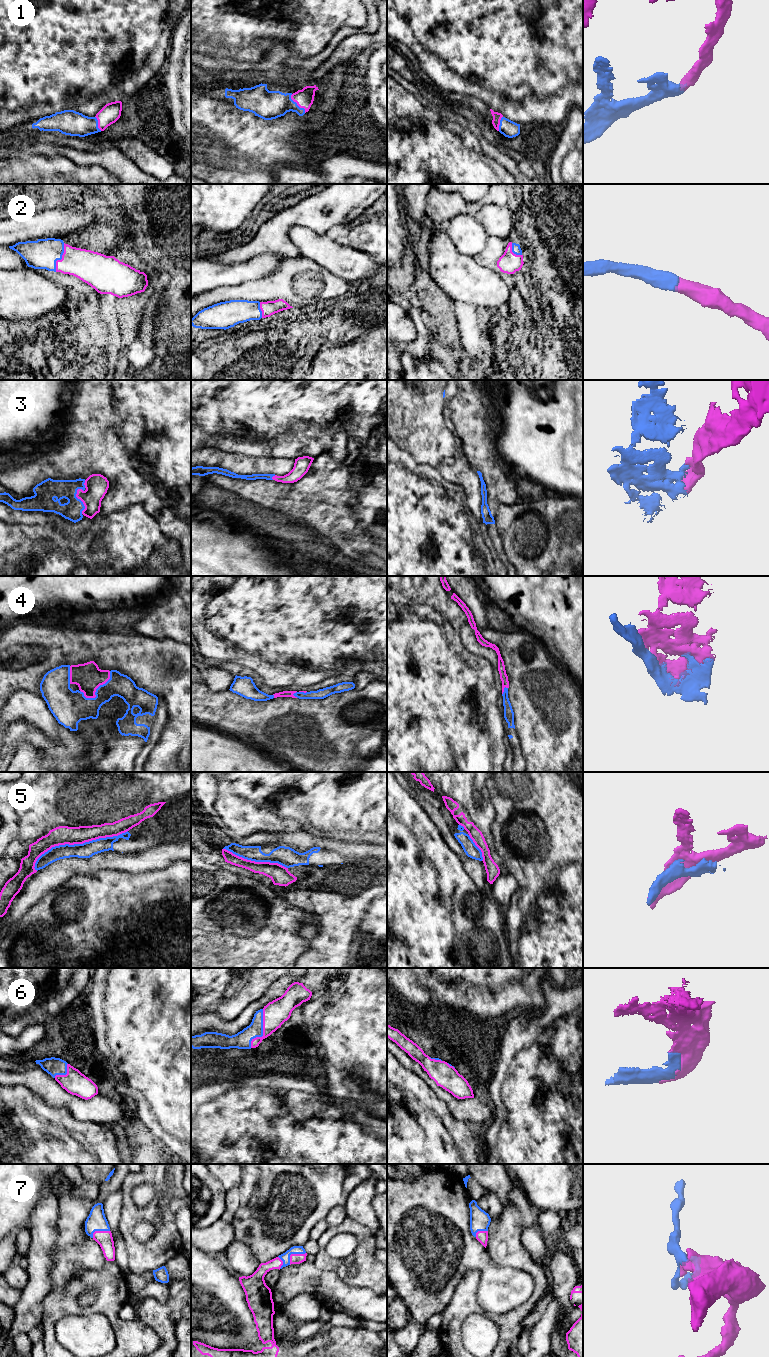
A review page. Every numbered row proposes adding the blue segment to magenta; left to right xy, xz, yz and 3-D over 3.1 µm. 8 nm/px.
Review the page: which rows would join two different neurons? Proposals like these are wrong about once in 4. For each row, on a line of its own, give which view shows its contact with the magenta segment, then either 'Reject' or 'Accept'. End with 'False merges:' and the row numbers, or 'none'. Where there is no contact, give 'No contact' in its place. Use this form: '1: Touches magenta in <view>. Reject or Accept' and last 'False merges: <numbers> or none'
1: Touches magenta in xz. Accept
2: Touches magenta in xy. Accept
3: Touches magenta in xy. Accept
4: Touches magenta in xy. Accept
5: Touches magenta in xy. Reject
6: Touches magenta in xz. Accept
7: Touches magenta in xz. Accept
False merges: 5

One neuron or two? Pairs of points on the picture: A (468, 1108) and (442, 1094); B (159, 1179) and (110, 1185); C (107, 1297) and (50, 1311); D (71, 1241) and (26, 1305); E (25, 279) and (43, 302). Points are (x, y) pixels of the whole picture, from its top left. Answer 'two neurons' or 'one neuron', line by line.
A: one neuron
B: two neurons
C: one neuron
D: two neurons
E: one neuron

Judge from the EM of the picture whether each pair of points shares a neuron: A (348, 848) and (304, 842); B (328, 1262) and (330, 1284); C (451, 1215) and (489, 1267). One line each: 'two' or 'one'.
A: one
B: two
C: one

